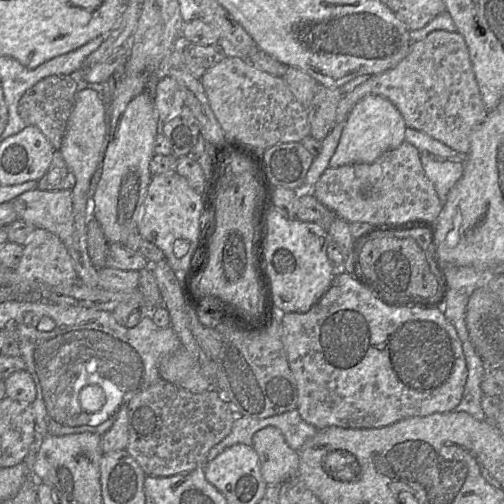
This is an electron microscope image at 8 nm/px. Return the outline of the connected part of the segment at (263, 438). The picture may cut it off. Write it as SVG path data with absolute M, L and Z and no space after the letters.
M268 426L257 431L252 438L252 447L258 455L261 475L267 485L281 485L297 477L298 452L287 444L278 428Z

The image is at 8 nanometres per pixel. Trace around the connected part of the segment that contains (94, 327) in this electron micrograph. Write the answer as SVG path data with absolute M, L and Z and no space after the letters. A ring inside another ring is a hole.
M37 301L32 302L32 307L27 308L28 313L31 316L31 321L26 323L24 318L21 319L21 322L16 322L16 333L17 333L17 341L19 344L20 357L25 362L25 370L31 375L35 382L36 386L36 399L31 404L35 415L35 424L37 428L37 435L40 436L64 436L68 434L76 434L83 432L96 433L99 435L103 435L114 423L116 414L120 407L127 405L128 402L138 393L147 389L151 385L157 383L161 378L159 374L159 363L160 361L181 348L181 344L177 335L171 326L160 328L156 326L151 318L151 313L145 314L141 321L132 328L127 328L117 323L113 314L108 311L96 310L91 308L85 308L80 306L75 306L71 304L54 304L47 301ZM87 385L98 385L105 394L105 404L103 407L95 413L88 413L82 410L79 403L79 393L80 390Z

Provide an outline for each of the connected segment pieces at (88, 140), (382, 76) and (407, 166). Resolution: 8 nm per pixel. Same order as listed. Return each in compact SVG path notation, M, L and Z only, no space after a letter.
M78 90L59 150L69 172L73 173L76 178L76 183L71 190L71 195L74 232L79 242L87 242L87 225L91 217L89 215L88 190L91 178L98 168L106 137L106 106L107 103L104 102L94 90Z
M436 30L411 45L408 55L395 67L370 76L364 83L343 93L338 103L335 124L344 121L353 106L368 95L387 98L400 112L406 127L424 132L462 154L468 154L470 135L487 117L461 34Z
M403 141L398 148L384 153L372 163L355 163L337 168L328 167L312 187L311 193L320 203L333 211L337 217L348 223L366 222L373 225L418 219L434 223L443 208L433 184L422 168L418 150L406 141Z

